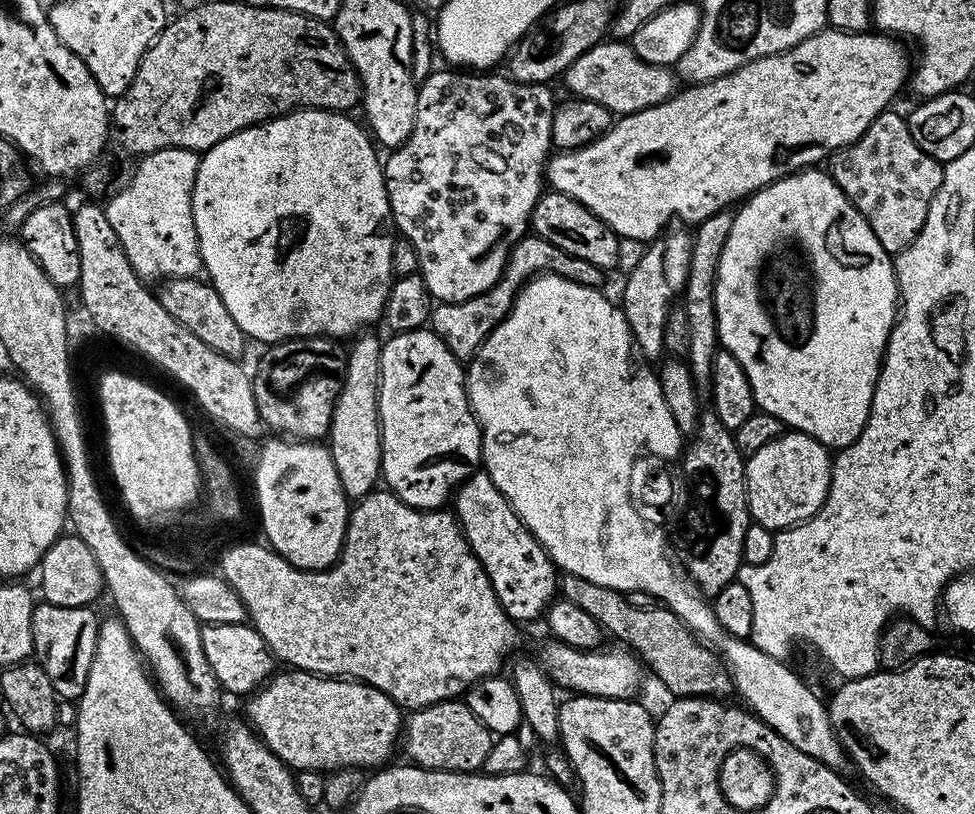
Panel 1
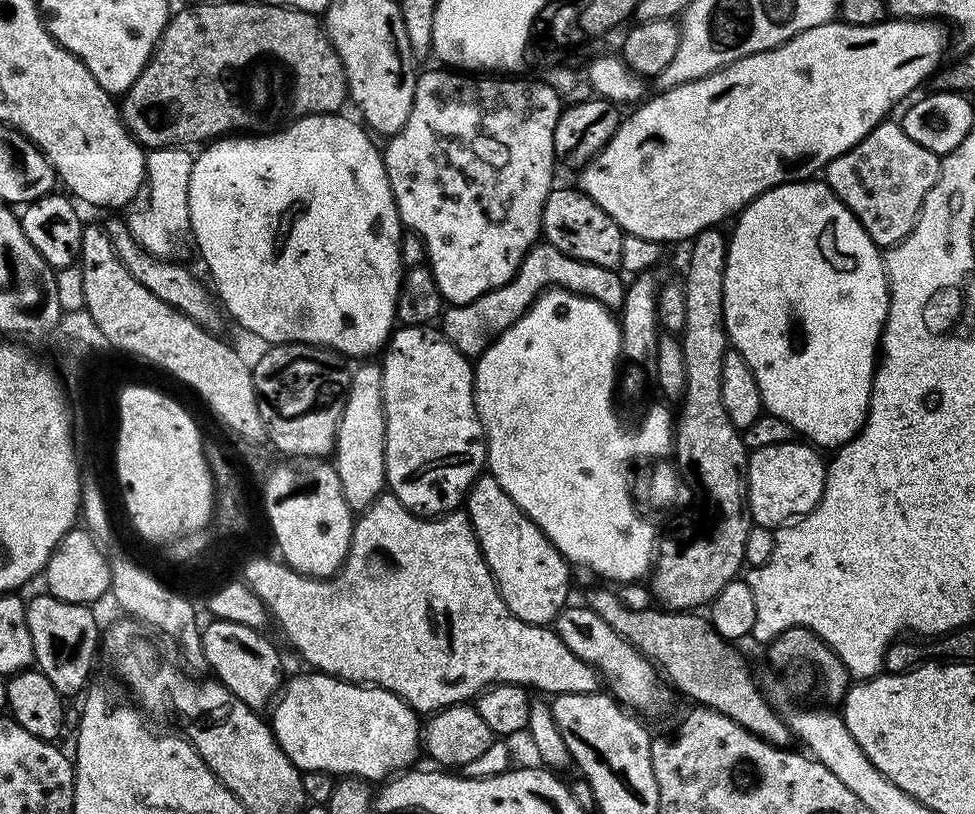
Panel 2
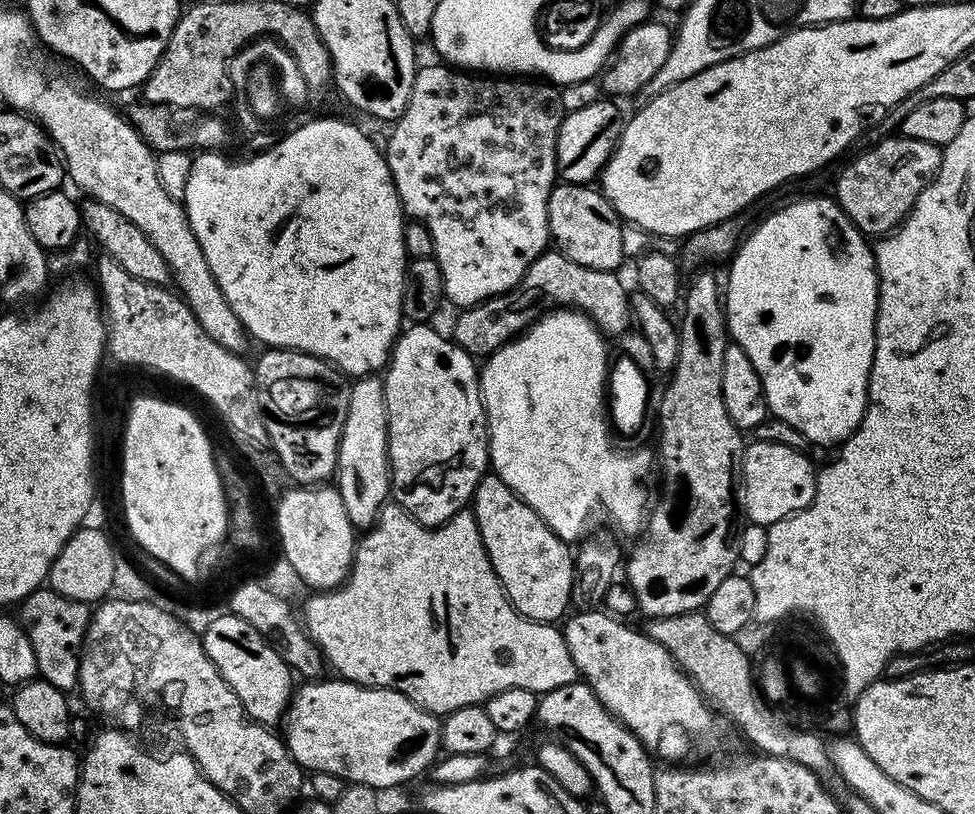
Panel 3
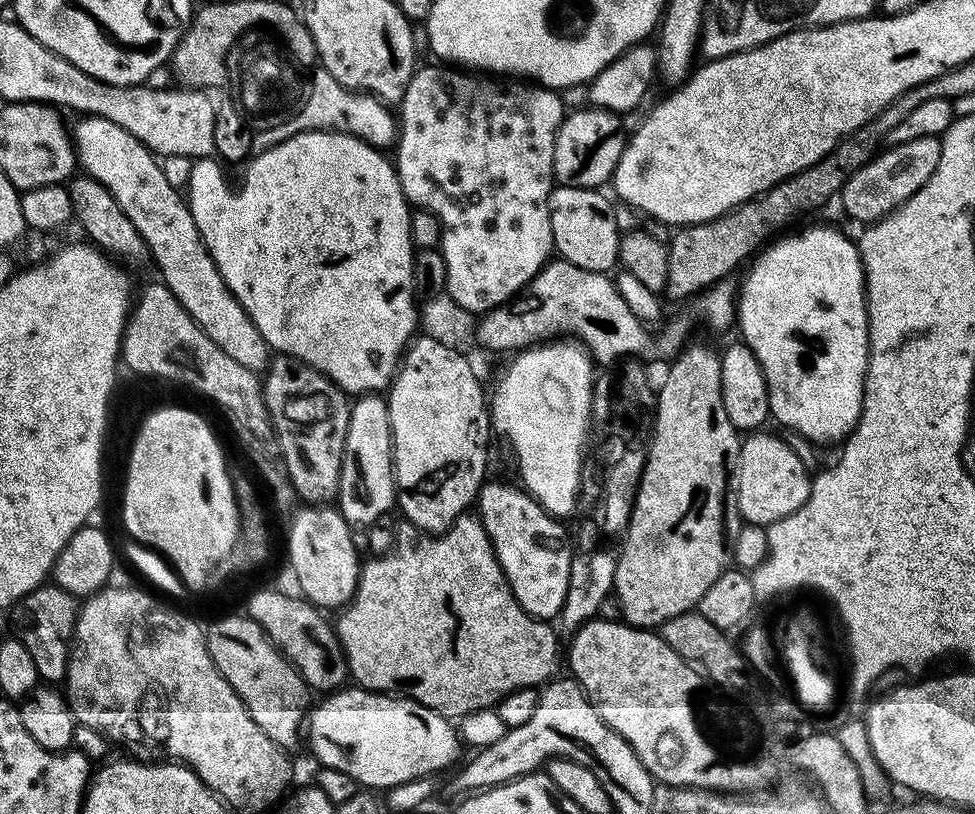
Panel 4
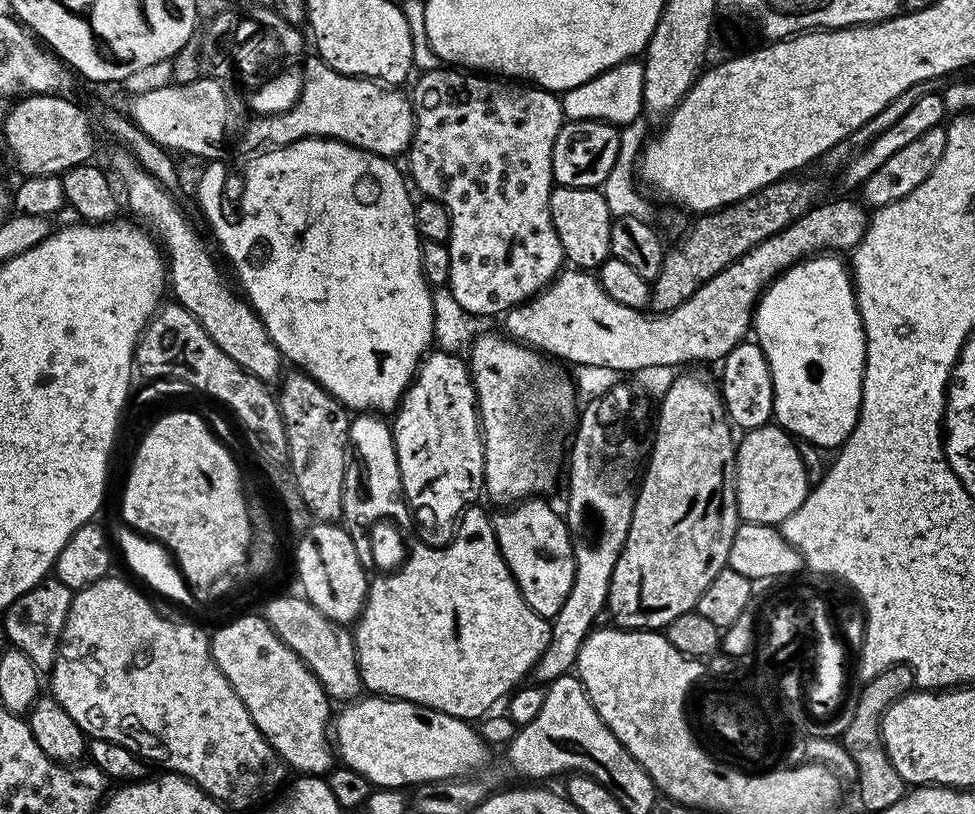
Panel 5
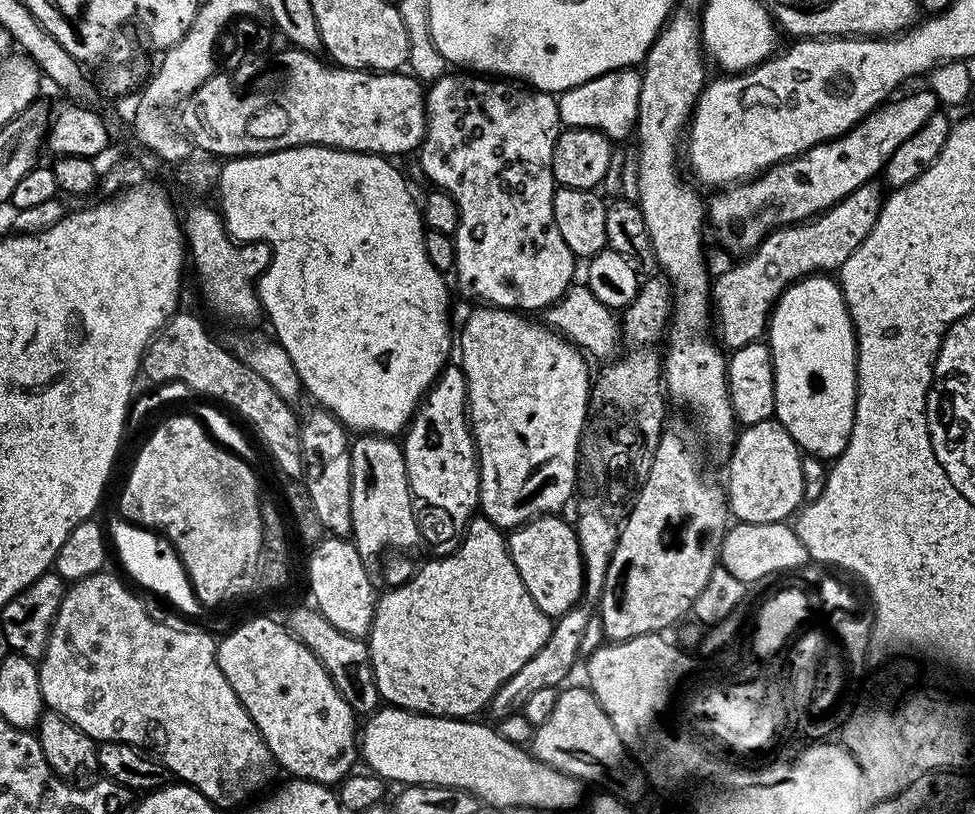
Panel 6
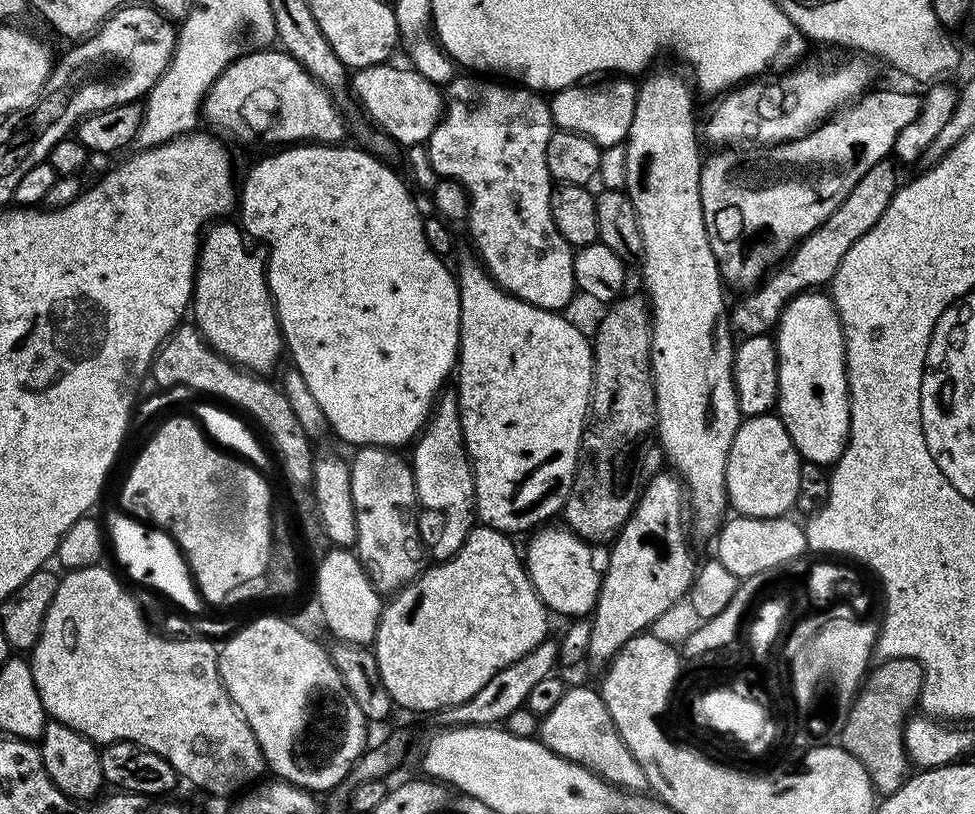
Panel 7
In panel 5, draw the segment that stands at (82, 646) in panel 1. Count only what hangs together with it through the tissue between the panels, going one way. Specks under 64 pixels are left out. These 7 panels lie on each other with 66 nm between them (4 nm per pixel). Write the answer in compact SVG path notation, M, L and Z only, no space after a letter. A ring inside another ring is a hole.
M45 578L39 580L26 594L22 594L2 613L4 620L4 636L11 647L22 650L30 662L34 662L37 672L51 673L58 646L62 638L62 630L66 626L66 614L70 610L70 602L74 590L66 586L61 580Z

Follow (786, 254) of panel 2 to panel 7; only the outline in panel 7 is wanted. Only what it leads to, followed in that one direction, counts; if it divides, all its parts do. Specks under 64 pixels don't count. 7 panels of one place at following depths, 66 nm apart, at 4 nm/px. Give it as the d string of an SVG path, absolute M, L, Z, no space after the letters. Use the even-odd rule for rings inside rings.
M813 290L810 292L801 292L798 296L793 296L792 301L784 308L780 316L780 322L774 332L776 349L778 350L778 386L780 387L780 399L778 401L778 415L780 421L786 426L794 446L799 450L804 460L809 460L815 464L825 466L835 465L840 455L844 453L845 446L848 445L848 435L850 434L850 406L851 400L848 399L848 367L846 366L846 354L844 353L844 327L840 325L840 315L836 313L836 306L832 302L831 295L823 291Z

